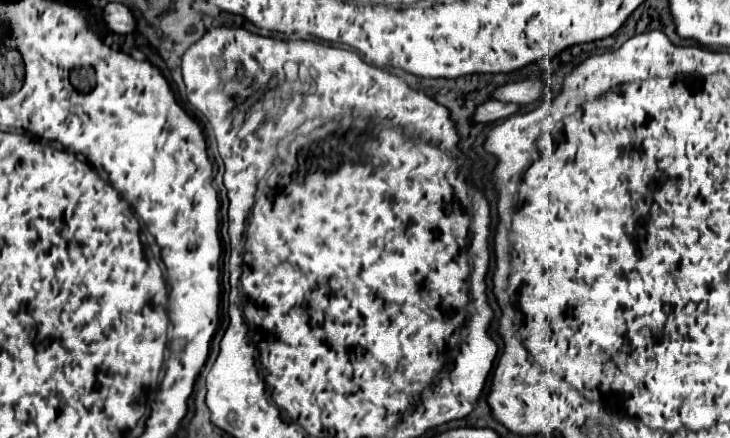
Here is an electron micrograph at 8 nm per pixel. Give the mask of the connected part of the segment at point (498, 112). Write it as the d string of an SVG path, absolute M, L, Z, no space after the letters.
M488 100L474 110L472 122L492 124L496 120L502 120L502 118L508 118L508 116L516 114L518 110L520 110L520 106L516 106L516 104L504 104L504 102L498 102L498 100Z

